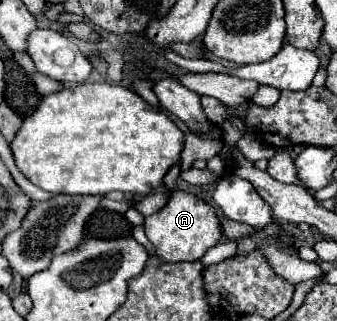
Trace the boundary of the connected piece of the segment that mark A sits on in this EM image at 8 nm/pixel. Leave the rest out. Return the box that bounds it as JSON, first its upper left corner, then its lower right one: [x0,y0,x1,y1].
[145,190,221,262]

